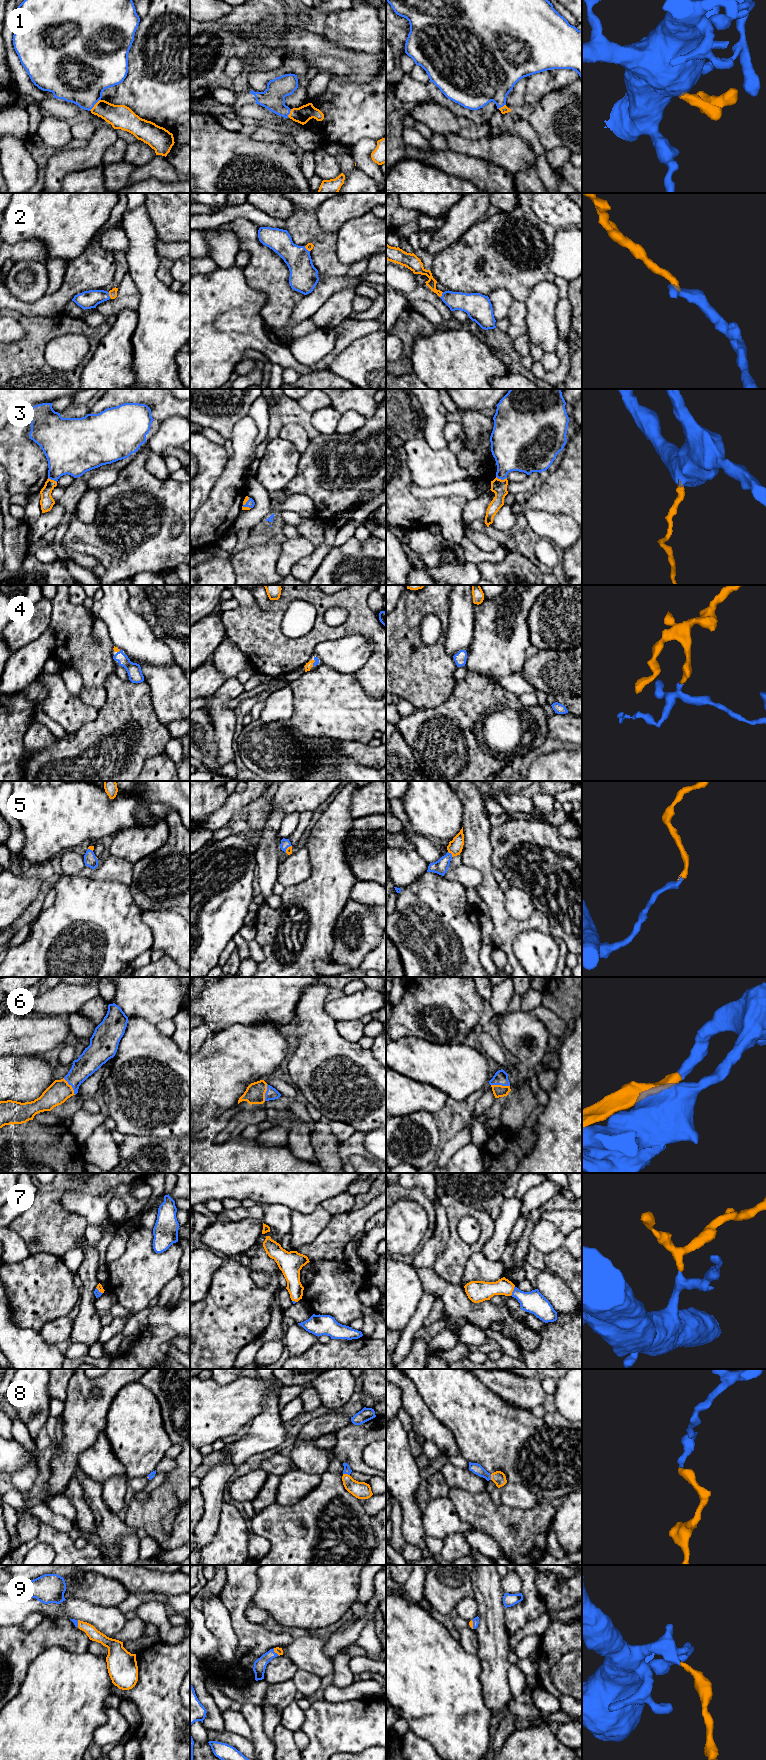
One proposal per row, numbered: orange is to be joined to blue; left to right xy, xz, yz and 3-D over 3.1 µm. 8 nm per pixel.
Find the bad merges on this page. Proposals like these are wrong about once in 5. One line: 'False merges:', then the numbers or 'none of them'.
False merges: none of them

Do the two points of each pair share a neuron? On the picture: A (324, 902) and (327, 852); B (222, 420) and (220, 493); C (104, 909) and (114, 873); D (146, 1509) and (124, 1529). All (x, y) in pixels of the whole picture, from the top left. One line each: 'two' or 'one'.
A: one
B: two
C: two
D: two

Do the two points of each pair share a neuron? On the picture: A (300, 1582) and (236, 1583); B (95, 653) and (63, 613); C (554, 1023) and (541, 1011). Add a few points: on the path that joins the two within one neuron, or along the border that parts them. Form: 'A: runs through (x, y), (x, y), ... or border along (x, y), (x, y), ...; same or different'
A: border along (257, 1575), (257, 1589), (250, 1600); different
B: runs through (85, 643), (70, 623); same
C: runs through (551, 1020), (544, 1014); same

